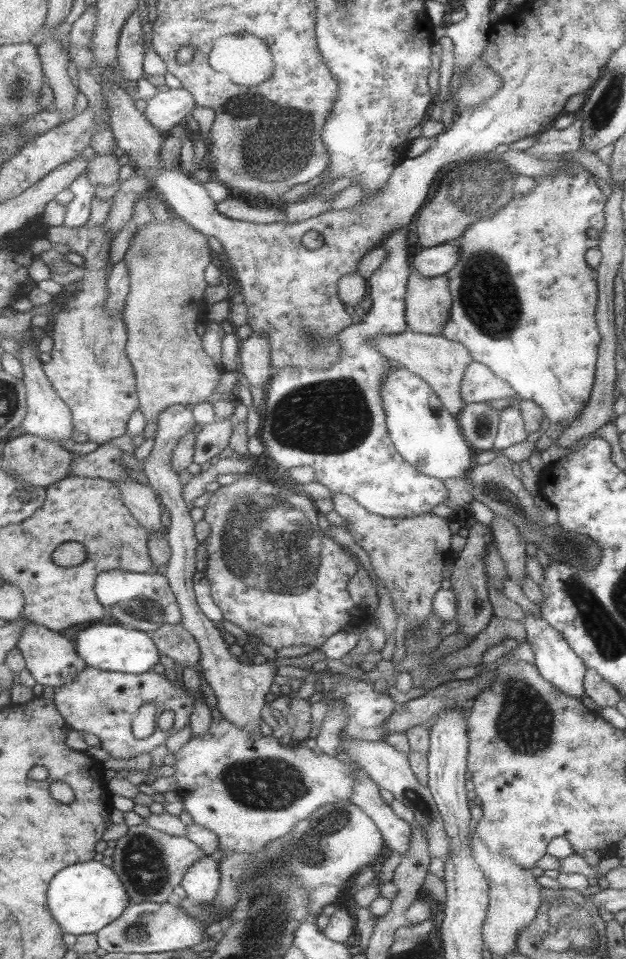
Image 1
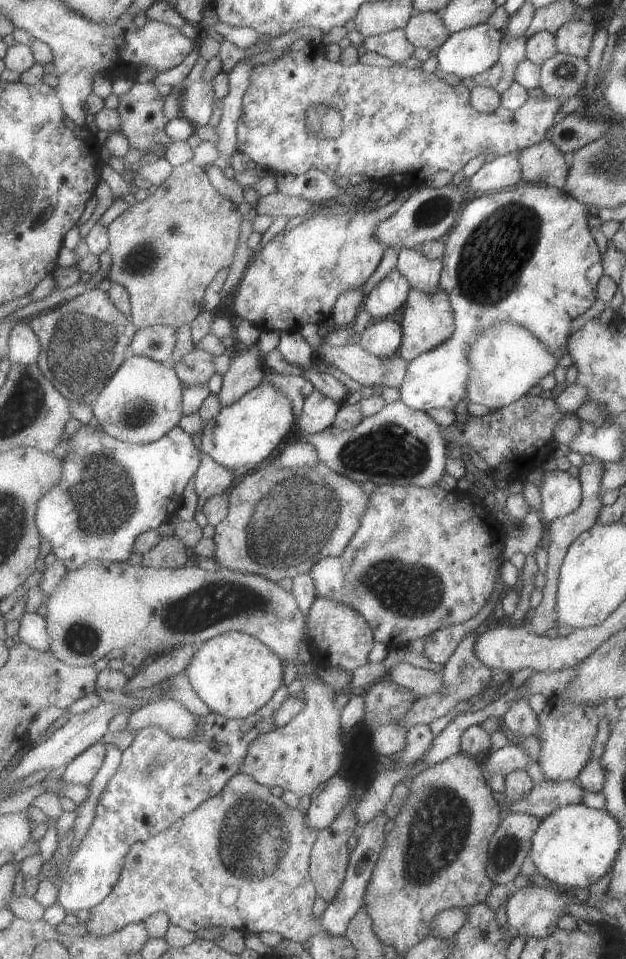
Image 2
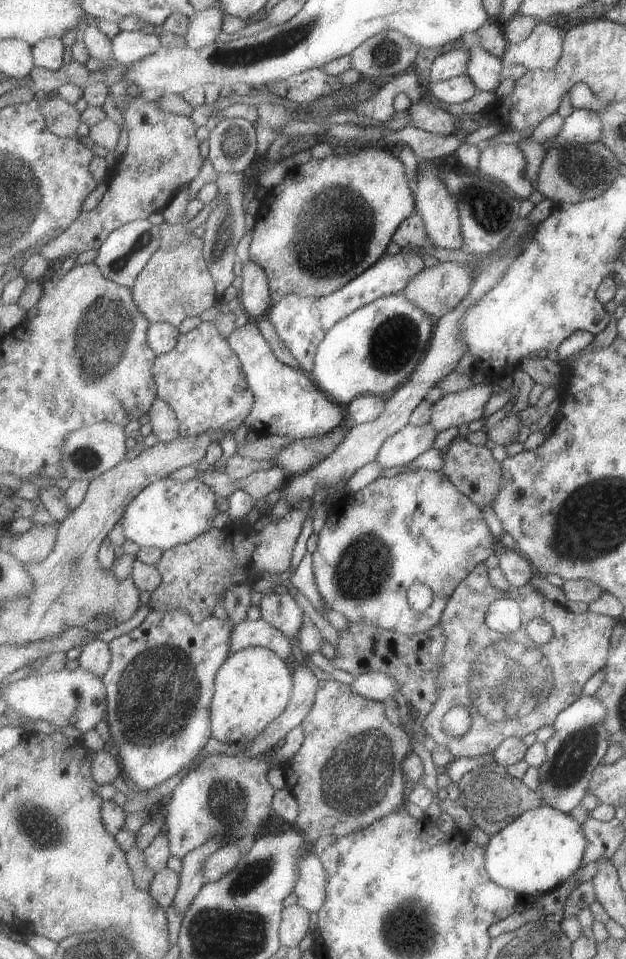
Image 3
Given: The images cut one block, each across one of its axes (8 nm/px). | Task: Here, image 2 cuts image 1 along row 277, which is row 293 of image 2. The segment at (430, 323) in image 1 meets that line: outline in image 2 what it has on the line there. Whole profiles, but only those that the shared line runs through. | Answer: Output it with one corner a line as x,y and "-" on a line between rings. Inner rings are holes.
413,288
407,302
403,325
405,326
405,341
400,355
406,360
416,360
422,354
448,342
457,329
456,311
451,301
450,292
446,288
440,288
440,292
436,292
436,294
426,294
426,290

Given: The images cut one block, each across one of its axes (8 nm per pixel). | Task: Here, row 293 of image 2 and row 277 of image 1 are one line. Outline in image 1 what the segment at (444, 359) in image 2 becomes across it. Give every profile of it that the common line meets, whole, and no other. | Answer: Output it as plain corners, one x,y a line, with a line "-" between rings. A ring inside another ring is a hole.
580,116
576,118
576,122
572,126
566,129
555,128
550,126
546,131
540,134
540,141
536,143
531,149
528,149
527,152
530,156
536,156
540,160
548,160
548,162
558,162
560,168
556,175
544,175
538,177
537,185
533,187
528,193
520,193
516,195
516,198
512,199
506,207
502,207
500,211
494,213
491,217
482,217
479,220
476,220
474,223
466,226
465,234
463,235
462,243
462,257
460,257
460,262
454,267
453,271
448,273
451,280
451,289
453,290
454,295
454,308
452,320
448,322
448,326
444,328
442,334
446,337
460,341
464,345
470,348
472,355
474,355
474,360
478,362
483,362
500,377
506,379
510,384
514,385
514,389
518,391
519,397
523,399
534,400
538,402
542,408
546,410
546,416
553,424
566,424
565,429
570,428
582,408
586,406
586,402
590,399
590,396
593,394
594,384
596,383
596,372
597,372
597,356
598,351
601,348
601,330
598,330
597,322
597,306
598,306
598,288
596,288
596,272
594,268
590,268
586,264
586,250
588,248
594,248
600,244
600,238
596,236
590,236
588,232
590,230
602,230
605,228
606,220
604,220
604,204
607,202
607,197
602,194
598,182
596,182
596,176
592,172
588,171
578,160
570,160
566,157
568,152
578,152
578,150
584,150
582,147
582,127

